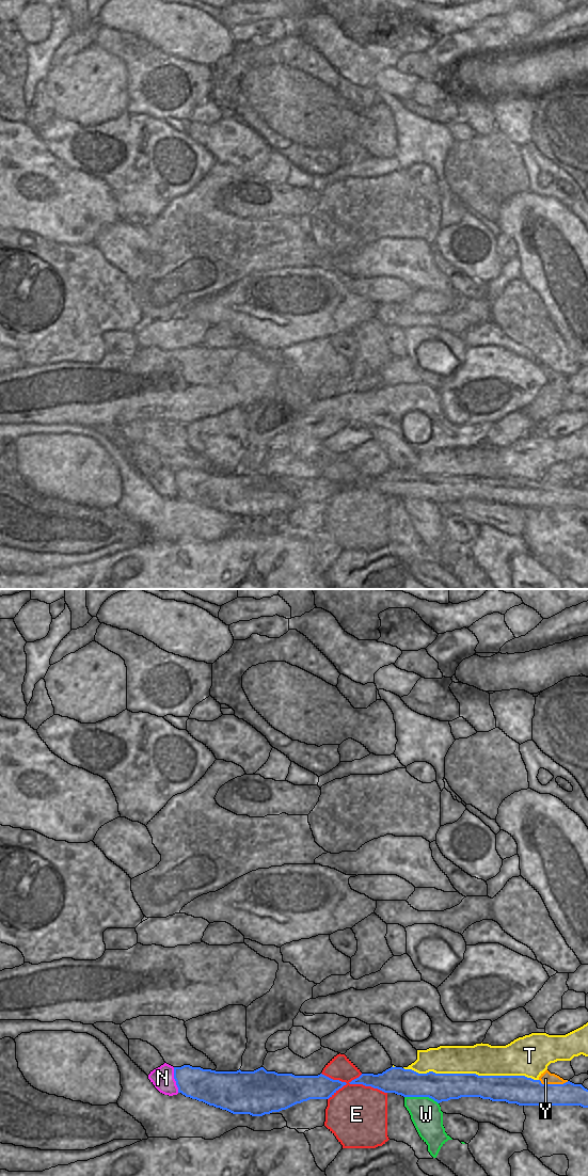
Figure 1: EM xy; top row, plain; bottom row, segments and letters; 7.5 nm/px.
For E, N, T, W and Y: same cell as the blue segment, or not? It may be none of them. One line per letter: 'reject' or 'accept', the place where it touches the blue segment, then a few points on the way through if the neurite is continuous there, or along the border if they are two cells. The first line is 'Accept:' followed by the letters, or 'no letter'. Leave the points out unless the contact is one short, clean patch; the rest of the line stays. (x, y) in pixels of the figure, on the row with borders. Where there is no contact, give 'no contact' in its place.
Accept: no letter
E: reject | xy (354, 1083)
N: reject | xy (175, 1080) | along xy (173, 1067), (173, 1078), (178, 1092)
T: reject | xy (471, 1074)
W: reject | xy (422, 1096)
Y: reject | xy (553, 1084) | along xy (539, 1079), (542, 1083), (565, 1083), (568, 1081)

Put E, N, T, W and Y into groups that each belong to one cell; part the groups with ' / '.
E / N / T / W / Y

